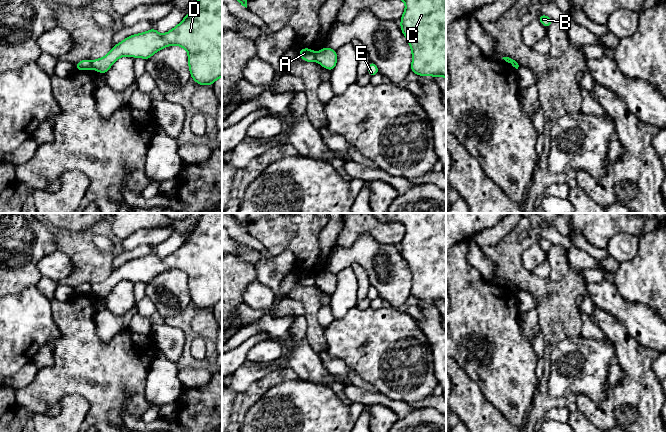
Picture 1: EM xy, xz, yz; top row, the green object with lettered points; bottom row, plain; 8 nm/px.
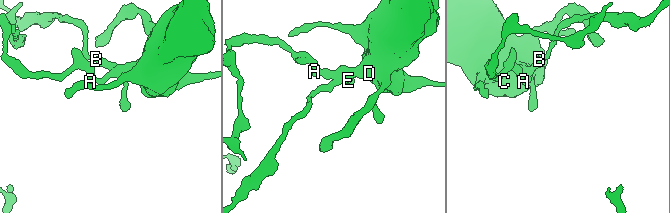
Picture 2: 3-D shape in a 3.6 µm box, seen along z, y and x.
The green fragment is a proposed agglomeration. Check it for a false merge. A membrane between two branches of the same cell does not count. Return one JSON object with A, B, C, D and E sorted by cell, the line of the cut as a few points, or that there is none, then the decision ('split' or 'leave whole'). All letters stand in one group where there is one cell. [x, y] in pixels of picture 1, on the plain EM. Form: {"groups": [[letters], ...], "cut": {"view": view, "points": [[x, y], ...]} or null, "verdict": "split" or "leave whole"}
{"groups": [["A"], ["B", "C", "D", "E"]], "cut": {"view": "xz", "points": [[316, 277], [314, 284]]}, "verdict": "split"}

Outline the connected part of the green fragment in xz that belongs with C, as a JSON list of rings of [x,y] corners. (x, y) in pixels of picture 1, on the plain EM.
[[[385,213],[385,216],[389,222],[401,223],[406,228],[400,253],[412,274],[411,296],[446,303],[446,213]]]

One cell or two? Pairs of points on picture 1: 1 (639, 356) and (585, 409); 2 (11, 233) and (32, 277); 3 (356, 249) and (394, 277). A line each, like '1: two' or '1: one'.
1: one
2: one
3: one

